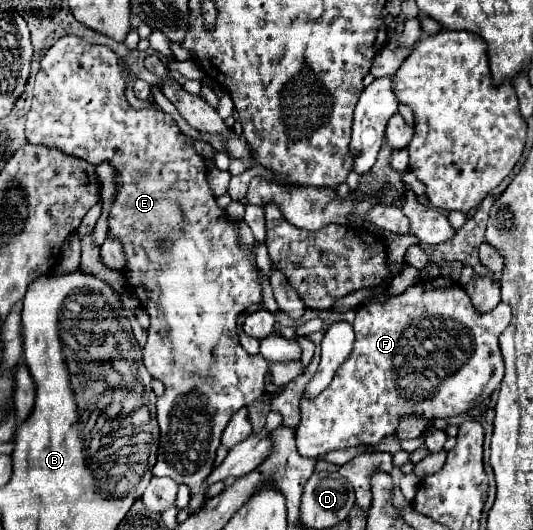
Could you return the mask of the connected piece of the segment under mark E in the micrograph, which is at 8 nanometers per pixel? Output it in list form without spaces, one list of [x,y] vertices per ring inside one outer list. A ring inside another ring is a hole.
[[[67,35],[61,37],[41,59],[39,65],[39,73],[35,77],[35,89],[33,89],[33,105],[31,111],[27,113],[27,125],[25,125],[25,133],[27,133],[27,141],[29,143],[41,143],[41,145],[49,145],[49,147],[57,147],[69,155],[75,155],[79,159],[85,159],[91,165],[101,165],[101,163],[109,163],[115,169],[115,183],[117,183],[117,195],[113,201],[113,207],[109,211],[109,237],[121,241],[123,245],[123,253],[125,253],[125,281],[127,281],[127,291],[133,293],[139,303],[145,307],[145,311],[151,317],[151,325],[147,329],[149,339],[147,345],[143,349],[143,365],[147,367],[147,371],[151,373],[153,379],[163,381],[165,385],[165,393],[163,397],[157,399],[157,421],[159,421],[159,429],[161,429],[161,437],[159,437],[159,453],[157,453],[157,463],[153,467],[153,475],[155,477],[171,477],[177,483],[183,483],[189,487],[191,493],[191,501],[189,501],[189,509],[191,513],[197,513],[203,503],[207,503],[207,483],[205,483],[205,475],[209,475],[209,471],[213,471],[213,461],[217,455],[217,449],[221,445],[221,435],[229,423],[229,419],[233,417],[233,413],[241,407],[247,407],[249,403],[253,403],[255,399],[259,399],[263,395],[263,379],[265,373],[269,371],[269,363],[261,357],[261,355],[249,355],[241,343],[239,343],[239,335],[237,335],[237,317],[241,311],[245,311],[245,307],[249,305],[261,305],[263,297],[261,297],[261,277],[257,275],[257,263],[255,263],[255,251],[247,251],[245,247],[241,247],[239,243],[239,221],[233,221],[227,217],[227,213],[223,209],[219,209],[219,205],[215,203],[215,195],[211,191],[211,185],[207,183],[207,167],[205,167],[205,159],[199,157],[193,149],[193,139],[185,137],[181,133],[181,129],[177,127],[175,119],[167,113],[163,113],[161,109],[155,109],[155,103],[151,103],[147,109],[133,109],[125,97],[125,79],[119,67],[119,57],[115,55],[115,51],[107,45],[91,45],[85,39],[77,37],[77,35]]]

